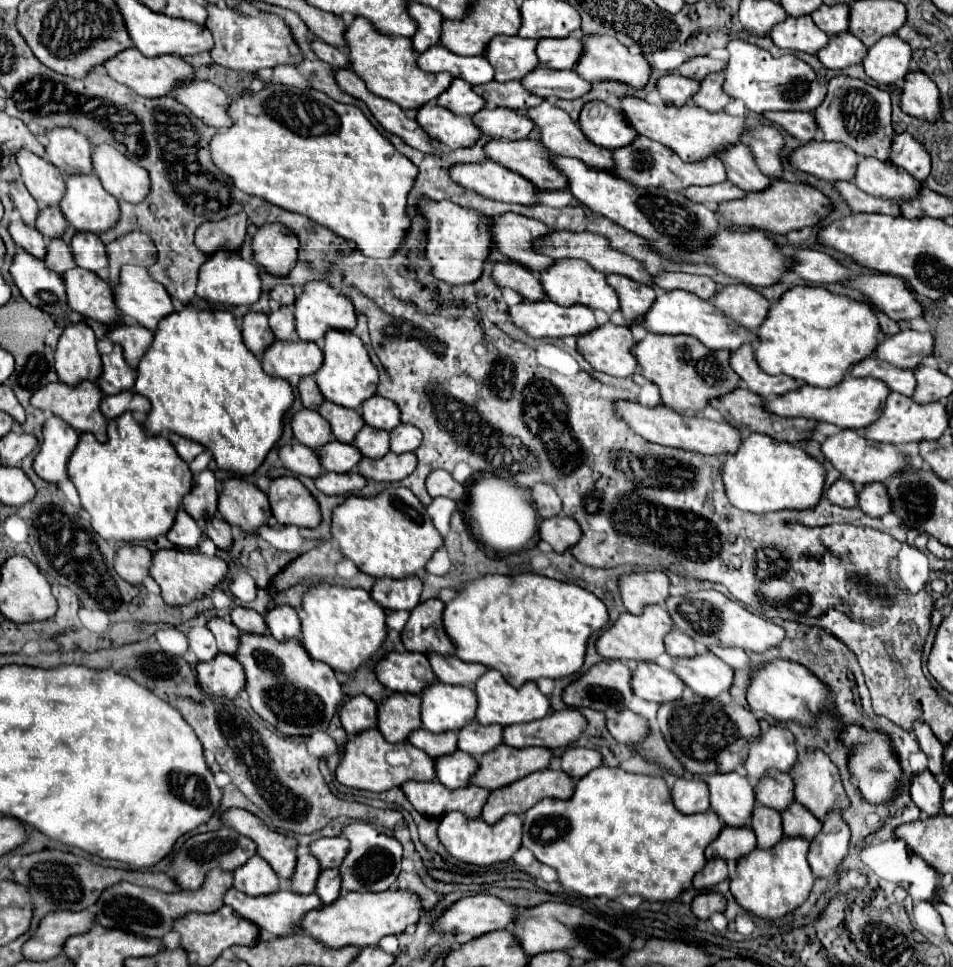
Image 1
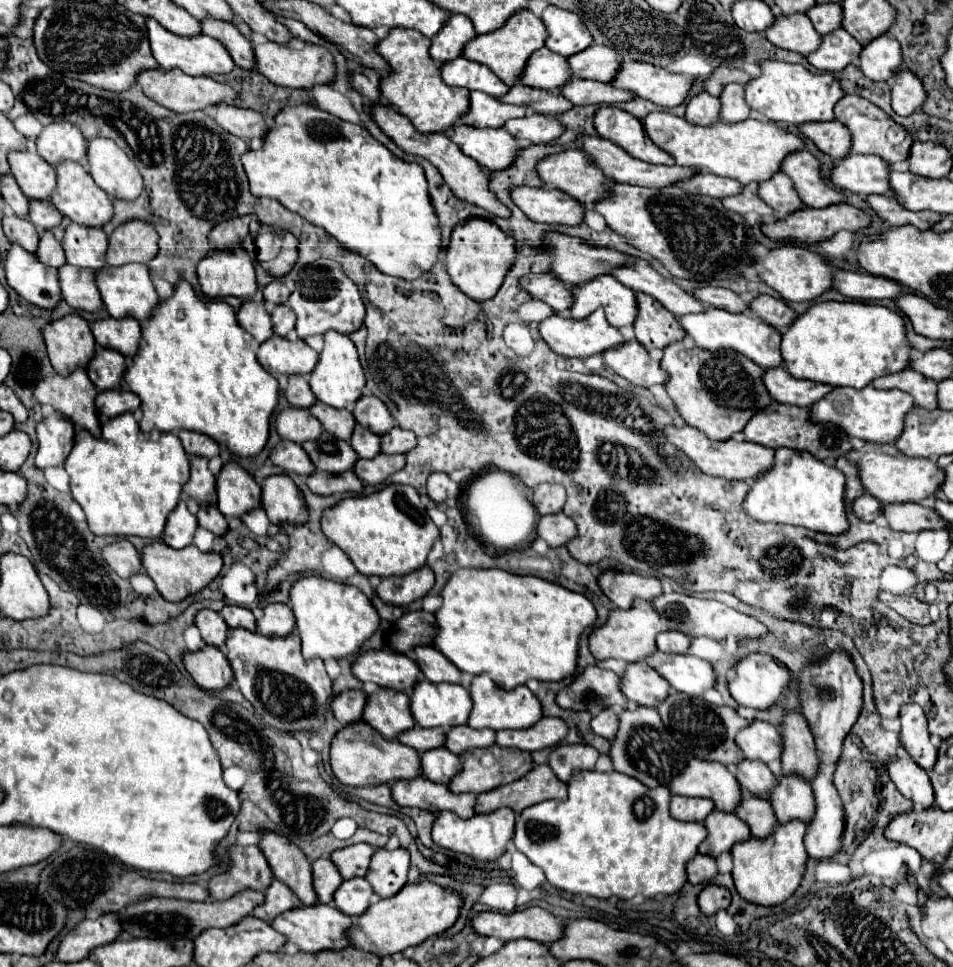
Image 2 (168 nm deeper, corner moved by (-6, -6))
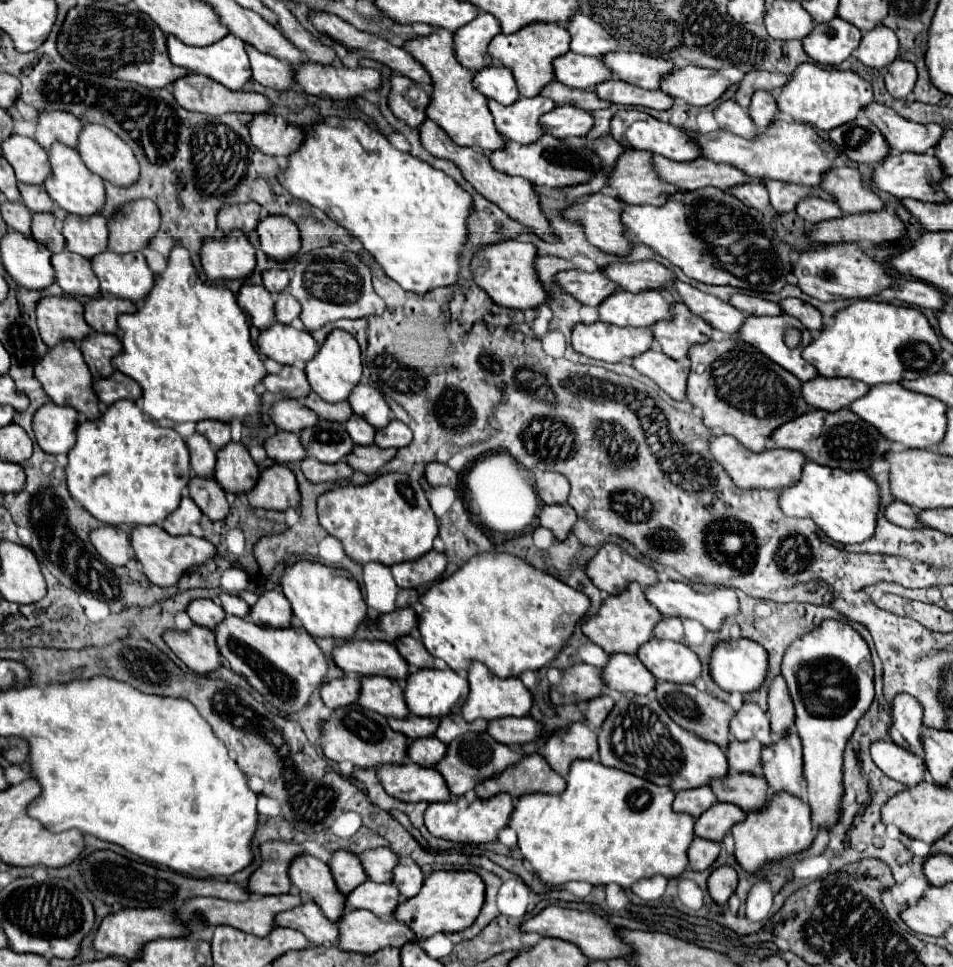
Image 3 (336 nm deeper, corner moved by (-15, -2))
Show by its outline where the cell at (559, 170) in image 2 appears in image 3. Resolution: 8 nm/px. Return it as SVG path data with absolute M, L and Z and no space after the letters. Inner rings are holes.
M625 150L609 178L609 190L615 192L615 196L625 204L653 206L665 204L675 192L687 192L667 184L665 180L659 180L659 174L651 164L651 154L639 150Z

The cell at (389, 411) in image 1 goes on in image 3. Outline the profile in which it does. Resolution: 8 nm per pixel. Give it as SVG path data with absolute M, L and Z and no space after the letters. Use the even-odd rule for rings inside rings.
M357 384L351 392L351 398L347 398L353 412L361 418L365 418L373 428L383 428L391 420L391 410L383 396L365 384Z

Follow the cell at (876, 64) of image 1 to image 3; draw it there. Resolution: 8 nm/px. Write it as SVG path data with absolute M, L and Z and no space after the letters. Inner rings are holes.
M879 24L871 32L863 34L859 48L857 48L857 58L865 66L883 70L897 58L897 48L899 48L899 42L897 42L895 32Z

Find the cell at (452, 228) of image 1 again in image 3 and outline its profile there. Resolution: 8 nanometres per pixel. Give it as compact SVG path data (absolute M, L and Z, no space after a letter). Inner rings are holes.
M507 240L501 244L485 246L475 254L475 258L471 262L473 280L499 306L515 308L515 310L537 310L539 306L543 306L549 300L549 294L537 276L535 258L537 258L537 248L531 242Z

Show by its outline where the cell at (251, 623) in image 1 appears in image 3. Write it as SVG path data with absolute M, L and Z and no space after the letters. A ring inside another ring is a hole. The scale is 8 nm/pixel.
M221 592L221 594L219 594L219 602L221 602L221 608L223 608L227 614L231 614L231 616L243 618L243 616L249 614L249 604L247 604L243 598L239 598L237 594Z

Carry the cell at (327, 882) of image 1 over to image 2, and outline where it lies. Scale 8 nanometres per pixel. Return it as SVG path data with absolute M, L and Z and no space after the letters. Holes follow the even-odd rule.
M364 878L344 880L344 884L338 886L338 892L334 892L334 904L340 912L346 912L346 916L362 914L372 900L374 890Z

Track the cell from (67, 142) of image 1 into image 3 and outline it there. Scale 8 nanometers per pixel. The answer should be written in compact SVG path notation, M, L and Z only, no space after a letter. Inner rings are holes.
M43 112L37 120L35 140L49 150L53 142L63 142L71 148L77 146L77 138L83 124L79 118L71 116L69 112Z

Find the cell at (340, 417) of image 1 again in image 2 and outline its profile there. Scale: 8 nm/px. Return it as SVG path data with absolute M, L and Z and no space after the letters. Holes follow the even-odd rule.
M316 402L310 412L322 422L324 430L330 432L332 436L338 436L340 440L350 440L350 432L354 432L356 420L350 410L336 410L328 404Z

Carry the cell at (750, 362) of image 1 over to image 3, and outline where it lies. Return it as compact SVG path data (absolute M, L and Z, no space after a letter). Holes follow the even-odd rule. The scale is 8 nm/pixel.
M817 376L815 380L805 382L801 392L809 406L827 412L837 412L847 408L857 398L865 396L869 392L869 386L851 378Z

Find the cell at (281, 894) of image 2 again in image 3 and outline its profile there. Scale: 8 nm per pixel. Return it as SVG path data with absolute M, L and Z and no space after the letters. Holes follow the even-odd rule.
M303 902L301 906L277 914L275 922L283 928L293 928L303 932L313 944L337 944L337 924L325 918L315 902Z

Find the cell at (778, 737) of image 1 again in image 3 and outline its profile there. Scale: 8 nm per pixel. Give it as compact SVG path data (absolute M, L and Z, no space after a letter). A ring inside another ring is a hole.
M745 700L741 710L735 712L731 718L731 736L735 740L759 740L765 746L771 746L771 728L769 728L769 716L763 712L755 702Z

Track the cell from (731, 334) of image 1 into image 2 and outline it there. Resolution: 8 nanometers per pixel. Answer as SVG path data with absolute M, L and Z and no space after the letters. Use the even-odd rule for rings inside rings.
M706 306L704 312L698 314L686 314L676 318L680 322L680 326L686 330L686 336L690 336L694 340L694 344L698 348L704 350L720 350L720 348L730 348L734 352L742 352L742 356L754 360L756 364L760 364L762 368L770 368L770 366L778 366L782 364L782 356L780 356L780 332L776 332L776 328L768 326L766 322L762 322L758 316L754 314L732 314L714 306Z

